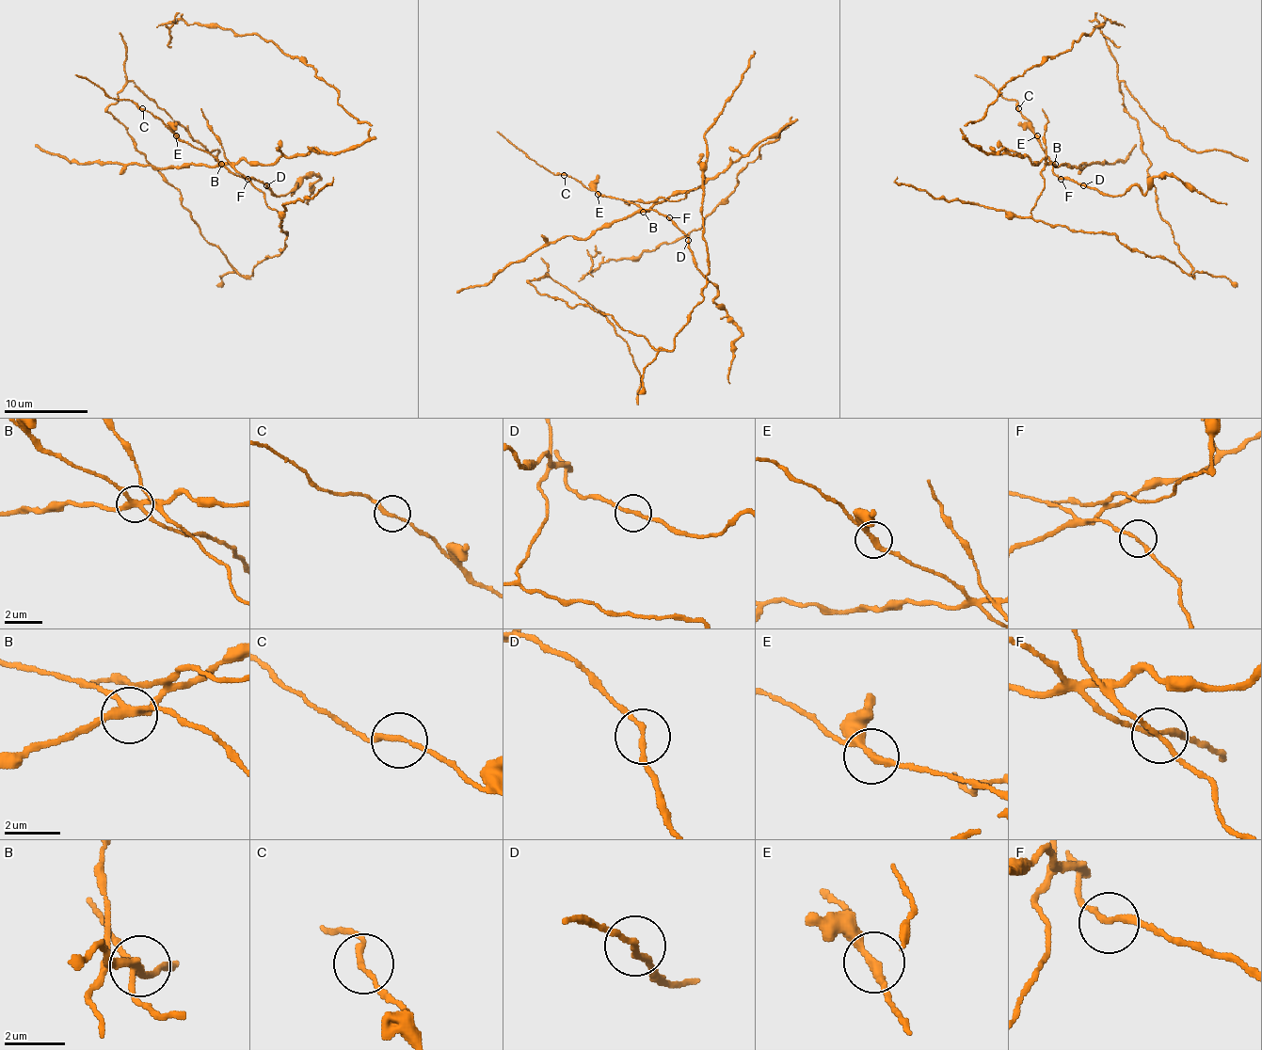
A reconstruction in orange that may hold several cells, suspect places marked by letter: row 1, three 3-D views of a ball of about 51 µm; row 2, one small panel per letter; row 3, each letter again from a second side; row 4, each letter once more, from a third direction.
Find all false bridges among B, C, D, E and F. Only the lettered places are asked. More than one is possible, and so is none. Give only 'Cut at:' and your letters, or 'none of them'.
Cut at: B, D

